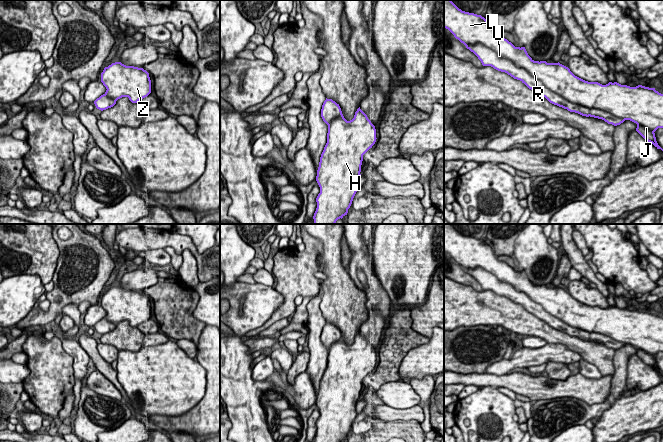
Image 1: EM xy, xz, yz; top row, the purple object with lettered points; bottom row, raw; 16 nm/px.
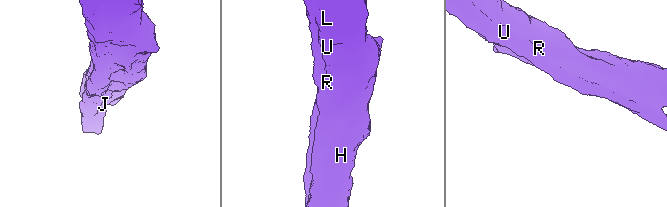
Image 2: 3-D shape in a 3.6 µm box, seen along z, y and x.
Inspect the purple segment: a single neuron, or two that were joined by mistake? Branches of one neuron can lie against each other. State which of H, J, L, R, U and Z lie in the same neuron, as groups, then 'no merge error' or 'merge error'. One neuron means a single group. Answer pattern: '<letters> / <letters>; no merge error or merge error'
H J L R U Z; no merge error

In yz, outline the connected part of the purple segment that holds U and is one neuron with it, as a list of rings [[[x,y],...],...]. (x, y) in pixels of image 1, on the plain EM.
[[[444,224],[444,252],[448,253],[456,263],[463,267],[467,273],[473,276],[481,285],[483,290],[491,290],[494,293],[505,296],[514,303],[520,304],[529,313],[545,321],[550,327],[567,333],[570,336],[578,337],[586,341],[602,343],[614,350],[620,349],[625,344],[637,348],[636,355],[657,373],[663,373],[658,369],[655,355],[663,352],[663,318],[642,309],[630,311],[617,306],[609,306],[602,309],[598,306],[588,306],[575,300],[568,291],[558,287],[547,287],[546,285],[534,285],[527,277],[525,271],[515,271],[507,263],[500,261],[491,246],[481,239],[469,237],[459,233],[451,224]]]

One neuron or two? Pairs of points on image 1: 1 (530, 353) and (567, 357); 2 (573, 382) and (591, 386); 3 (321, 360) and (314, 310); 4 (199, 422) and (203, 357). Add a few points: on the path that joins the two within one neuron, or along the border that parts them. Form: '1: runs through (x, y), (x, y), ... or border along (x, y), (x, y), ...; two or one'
1: runs through (539, 354), (558, 354); one
2: runs through (577, 386), (587, 386); one
3: runs through (316, 348), (315, 322); one
4: runs through (209, 406), (209, 373); one

